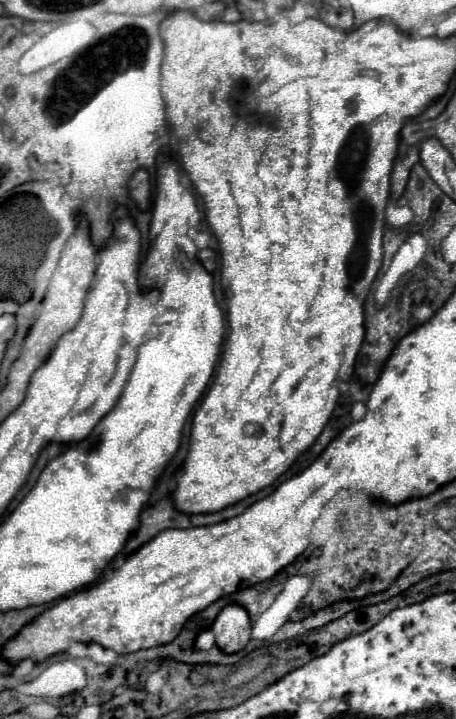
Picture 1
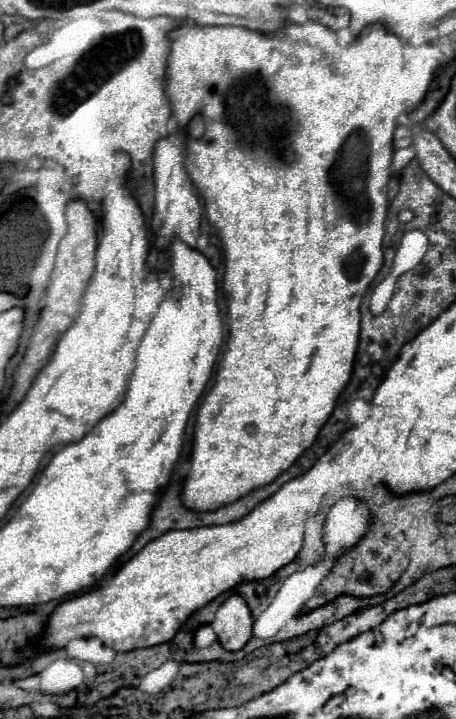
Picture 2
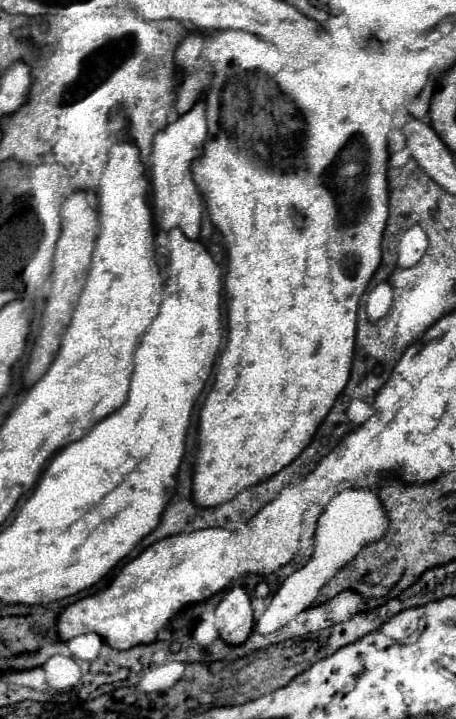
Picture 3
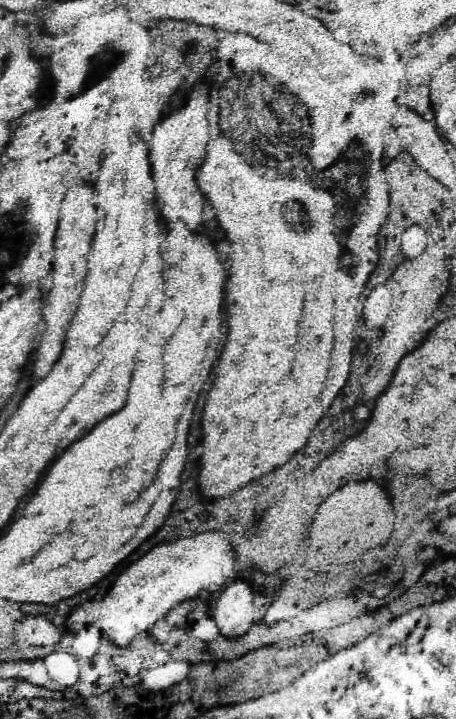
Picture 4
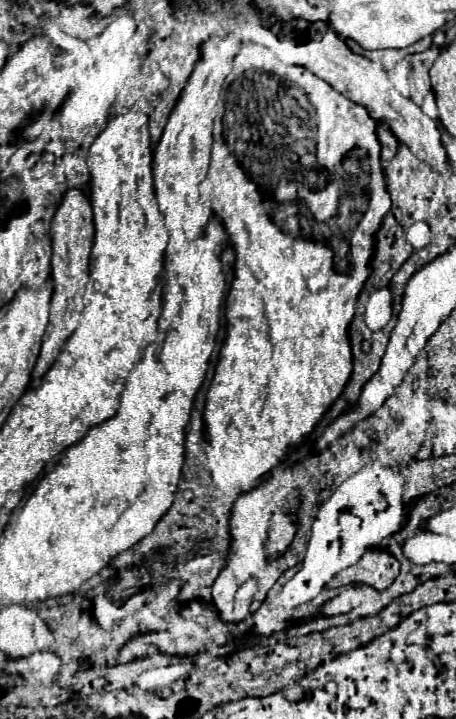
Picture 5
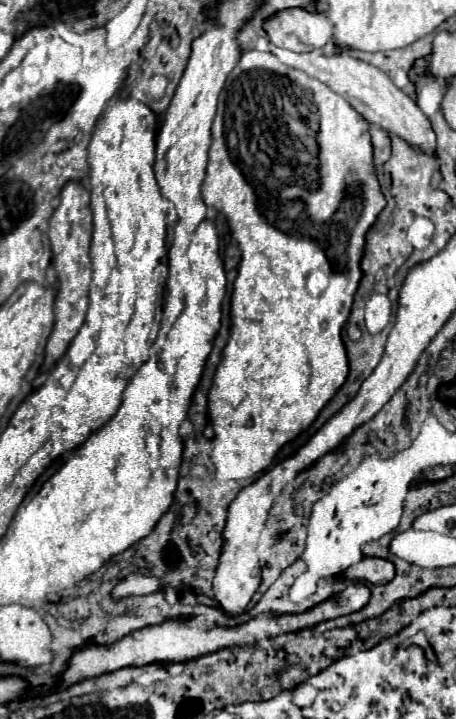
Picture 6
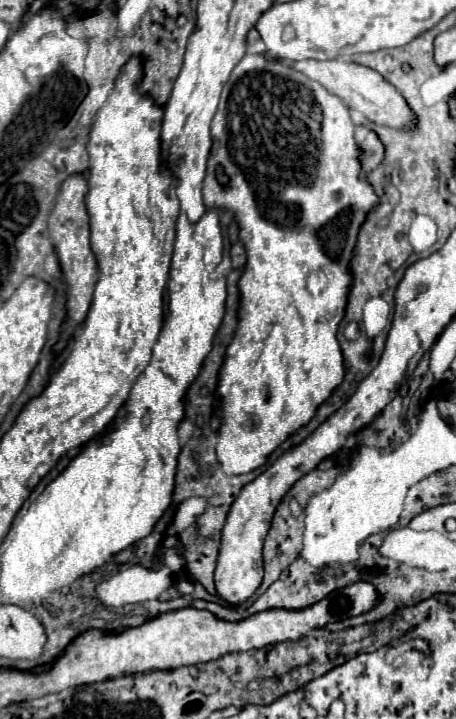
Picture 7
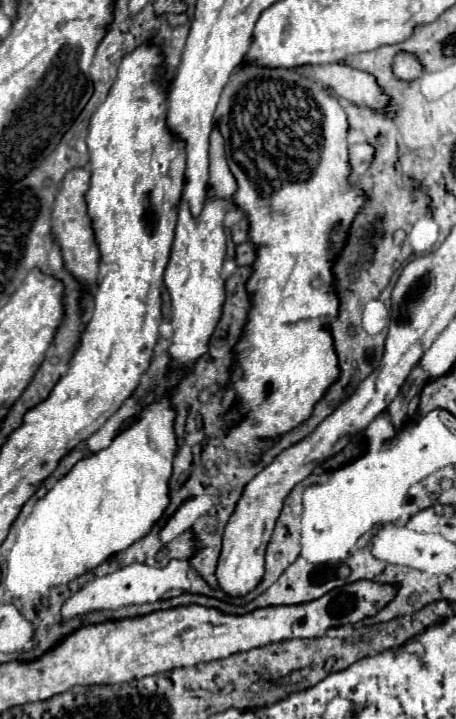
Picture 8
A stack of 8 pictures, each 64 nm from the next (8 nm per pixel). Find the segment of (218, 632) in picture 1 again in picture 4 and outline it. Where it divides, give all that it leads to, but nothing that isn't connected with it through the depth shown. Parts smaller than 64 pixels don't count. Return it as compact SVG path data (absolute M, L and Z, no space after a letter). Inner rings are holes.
M246 580L224 582L214 596L216 624L224 638L236 638L248 632L254 612L252 612L252 588Z

